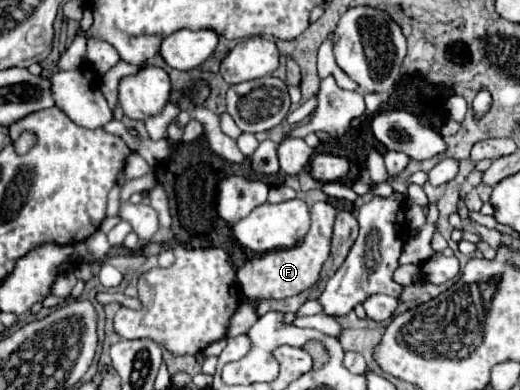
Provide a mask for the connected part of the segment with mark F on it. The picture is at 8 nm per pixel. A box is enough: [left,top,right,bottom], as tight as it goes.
[237,201,335,299]

